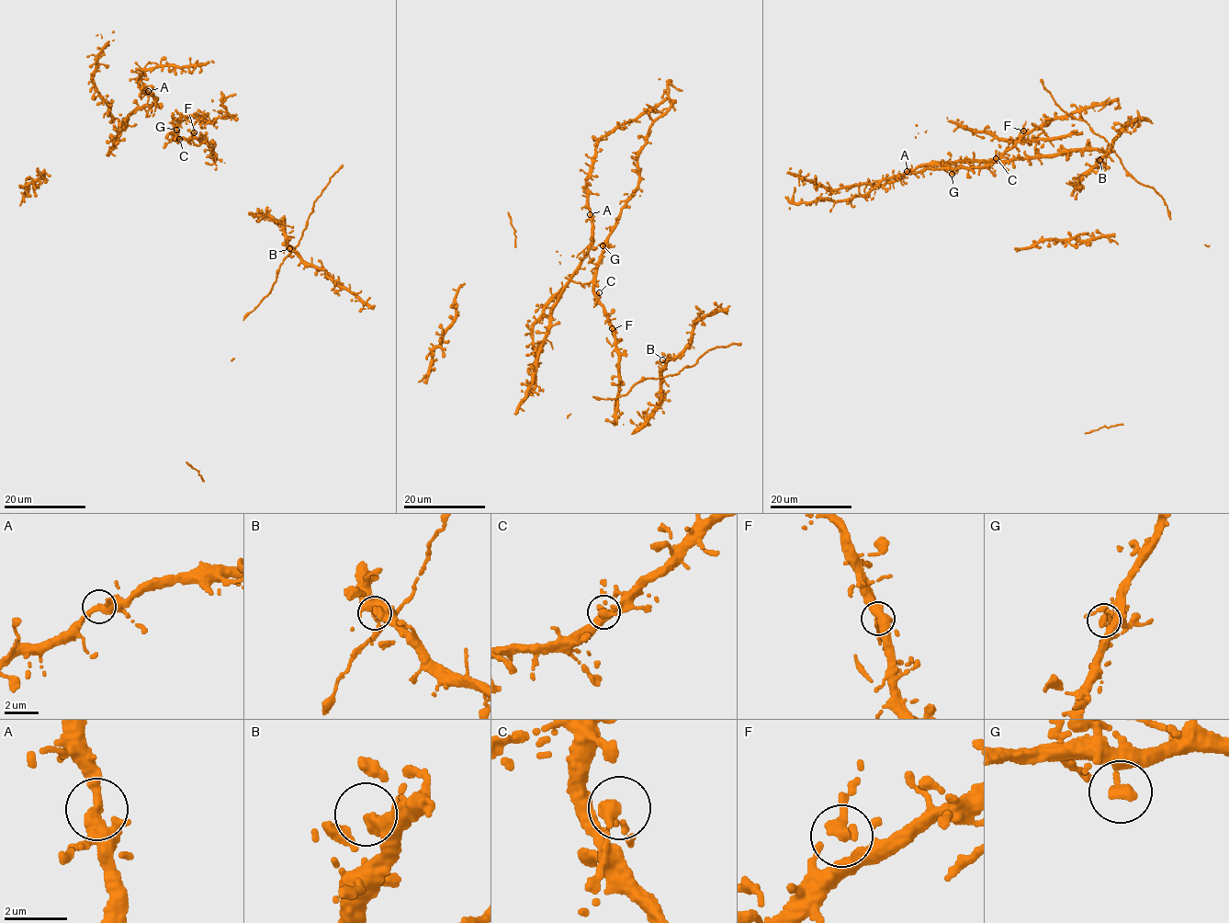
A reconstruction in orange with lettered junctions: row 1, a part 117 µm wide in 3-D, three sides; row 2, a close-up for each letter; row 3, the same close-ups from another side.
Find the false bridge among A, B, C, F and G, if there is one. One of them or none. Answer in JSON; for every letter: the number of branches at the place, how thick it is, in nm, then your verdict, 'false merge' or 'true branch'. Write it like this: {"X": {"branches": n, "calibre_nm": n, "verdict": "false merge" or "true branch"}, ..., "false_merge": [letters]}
{"A": {"branches": 2, "calibre_nm": 380, "verdict": "true branch"}, "B": {"branches": 2, "calibre_nm": 340, "verdict": "true branch"}, "C": {"branches": 1, "calibre_nm": 400, "verdict": "true branch"}, "F": {"branches": 2, "calibre_nm": 300, "verdict": "true branch"}, "G": {"branches": 1, "calibre_nm": 400, "verdict": "true branch"}, "false_merge": []}

